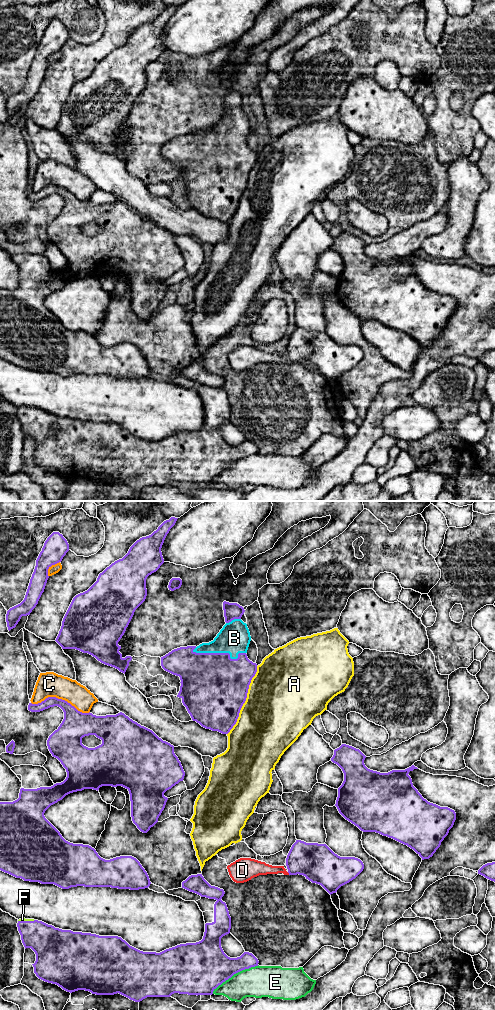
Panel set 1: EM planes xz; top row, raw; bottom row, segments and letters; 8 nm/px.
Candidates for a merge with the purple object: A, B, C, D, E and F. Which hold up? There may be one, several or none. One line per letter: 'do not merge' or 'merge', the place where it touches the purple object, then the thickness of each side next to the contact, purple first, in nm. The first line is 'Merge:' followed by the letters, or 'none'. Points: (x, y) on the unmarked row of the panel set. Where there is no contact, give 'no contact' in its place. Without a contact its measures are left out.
Merge: B, D, F
A: do not merge | xz (245, 188) | 500/500 nm
B: merge | xz (221, 141) | 500/260 nm
C: do not merge | xz (60, 187) | 220/200 nm
D: merge | xz (288, 360) | 300/110 nm
E: do not merge | xz (234, 461) | 380/260 nm
F: merge | xz (26, 409) | 260/30 nm

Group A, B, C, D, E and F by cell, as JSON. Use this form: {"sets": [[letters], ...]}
{"sets": [["A"], ["B", "D", "F"], ["C"], ["E"]]}

